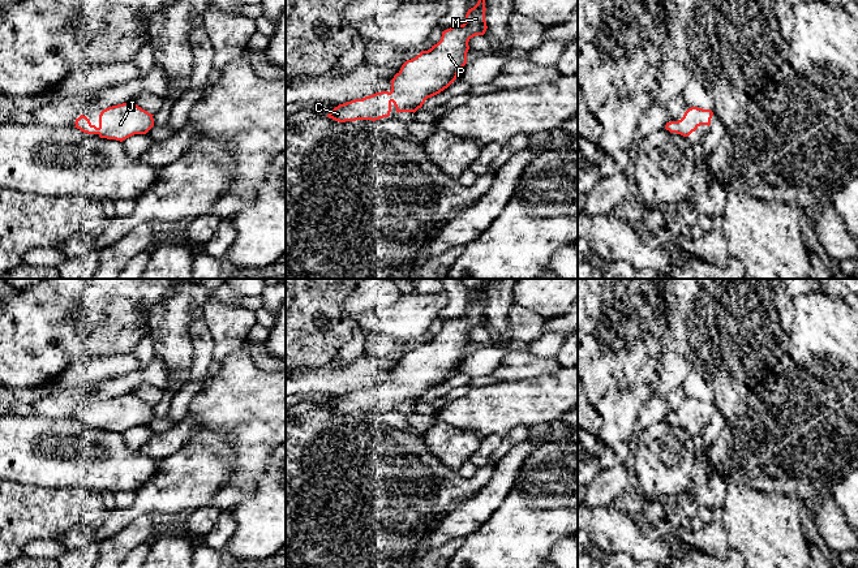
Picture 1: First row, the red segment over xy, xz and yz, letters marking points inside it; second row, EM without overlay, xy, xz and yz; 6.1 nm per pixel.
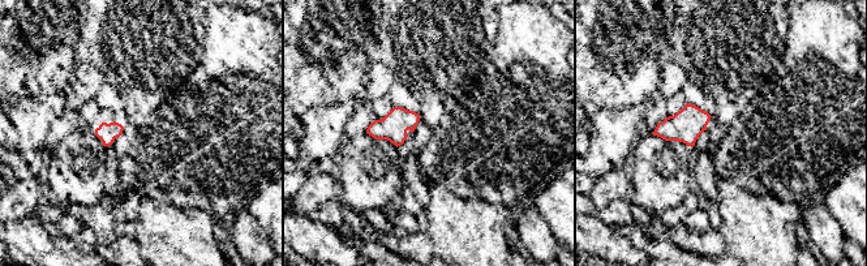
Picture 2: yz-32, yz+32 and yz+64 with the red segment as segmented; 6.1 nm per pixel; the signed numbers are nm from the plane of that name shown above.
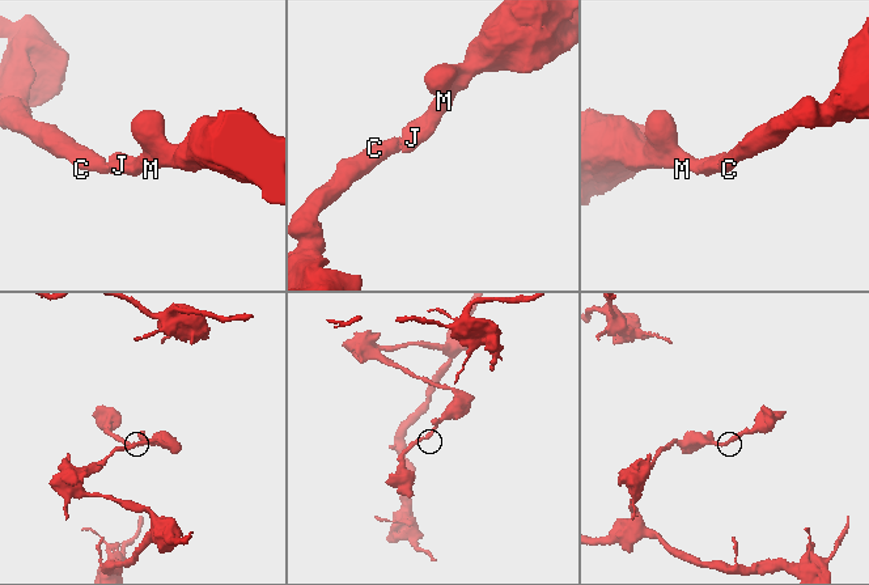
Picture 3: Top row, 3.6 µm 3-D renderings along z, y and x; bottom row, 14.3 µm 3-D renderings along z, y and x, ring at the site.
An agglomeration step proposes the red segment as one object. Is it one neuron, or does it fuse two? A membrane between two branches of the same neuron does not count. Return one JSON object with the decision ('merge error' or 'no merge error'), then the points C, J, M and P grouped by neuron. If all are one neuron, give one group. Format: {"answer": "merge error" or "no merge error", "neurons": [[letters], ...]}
{"answer": "no merge error", "neurons": [["C", "J", "M", "P"]]}

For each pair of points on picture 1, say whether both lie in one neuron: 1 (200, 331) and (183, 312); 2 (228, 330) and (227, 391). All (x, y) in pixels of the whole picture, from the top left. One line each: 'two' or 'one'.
1: two
2: two

